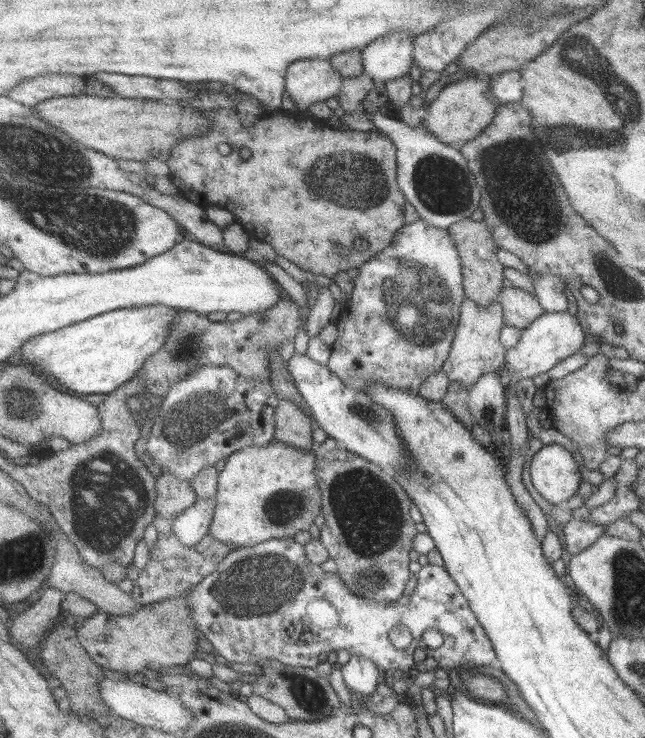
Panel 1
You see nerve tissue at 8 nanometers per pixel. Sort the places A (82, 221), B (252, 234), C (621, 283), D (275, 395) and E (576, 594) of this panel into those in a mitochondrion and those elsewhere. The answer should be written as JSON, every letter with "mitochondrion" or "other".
{"A":"mitochondrion","B":"other","C":"mitochondrion","D":"other","E":"other"}

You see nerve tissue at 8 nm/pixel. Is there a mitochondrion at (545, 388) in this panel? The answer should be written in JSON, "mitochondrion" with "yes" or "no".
{"mitochondrion":"no"}

